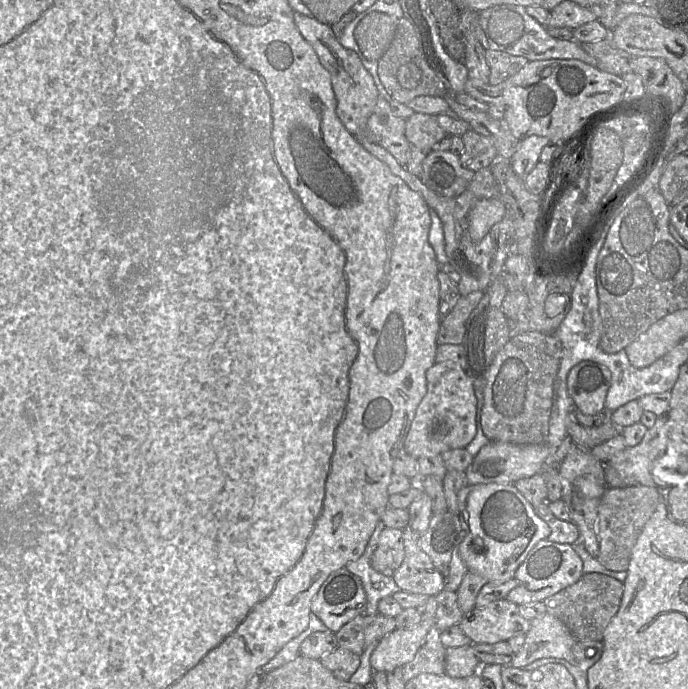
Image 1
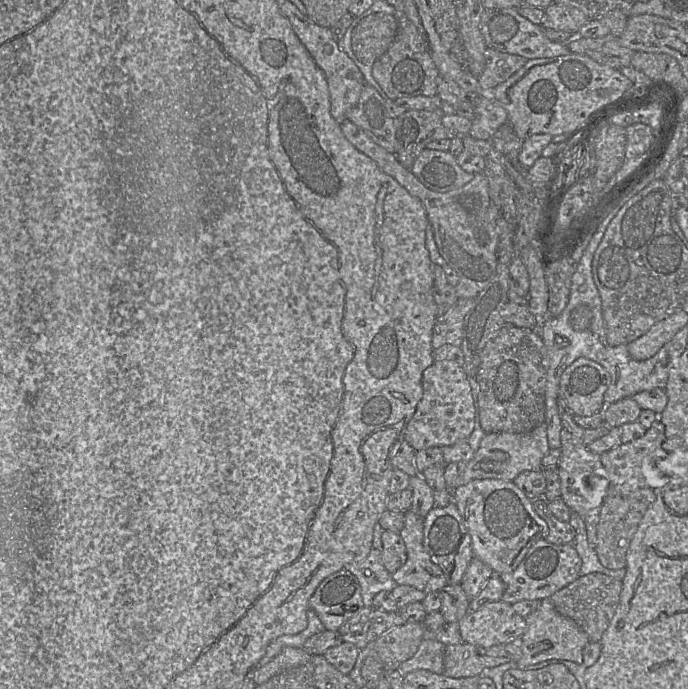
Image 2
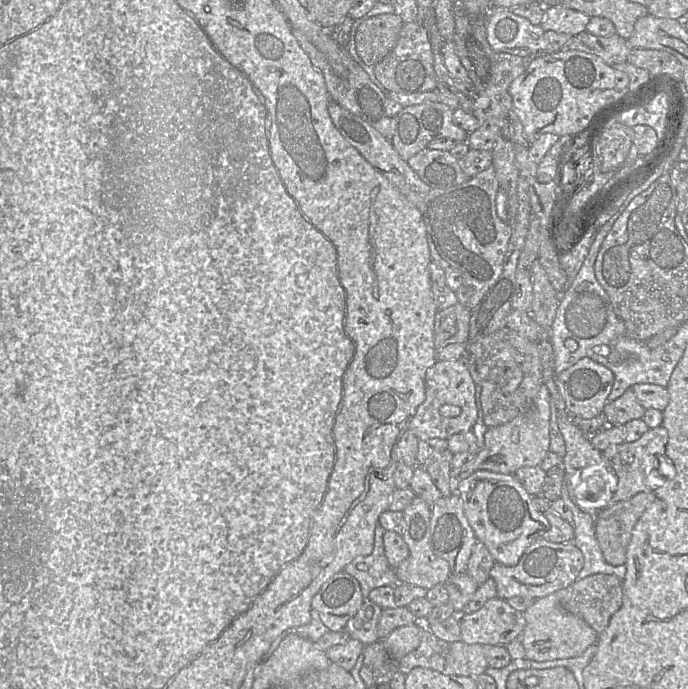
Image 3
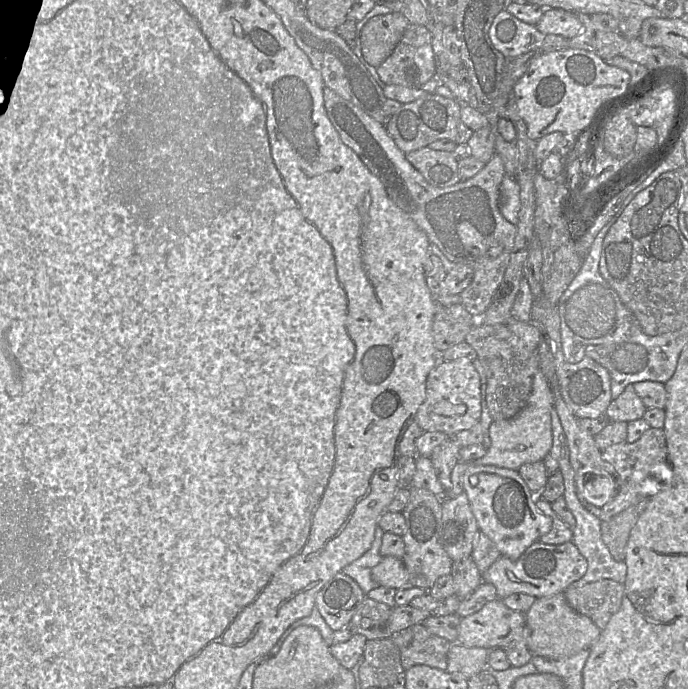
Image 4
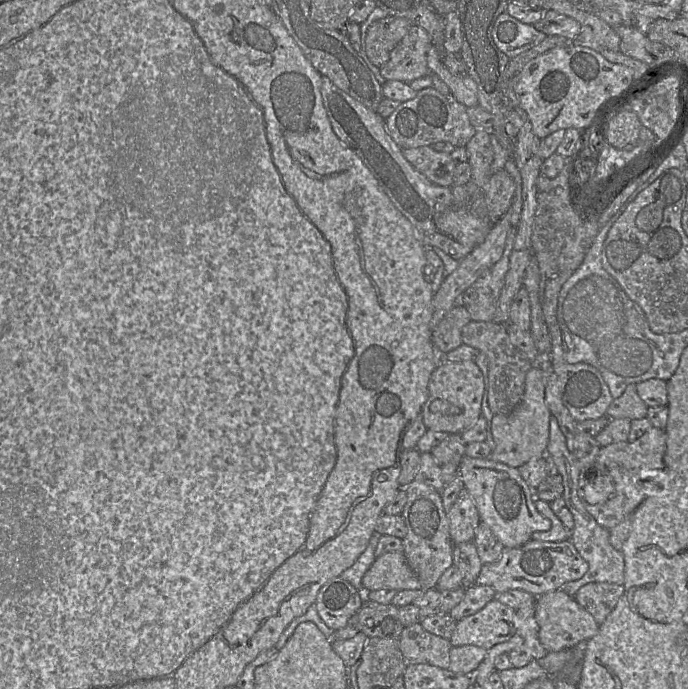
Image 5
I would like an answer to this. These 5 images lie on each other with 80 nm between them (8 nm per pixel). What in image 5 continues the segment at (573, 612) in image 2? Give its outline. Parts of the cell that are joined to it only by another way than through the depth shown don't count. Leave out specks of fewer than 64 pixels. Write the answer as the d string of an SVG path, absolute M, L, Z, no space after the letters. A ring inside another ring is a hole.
M590 582L582 586L573 598L601 625L615 608L623 592L623 585Z

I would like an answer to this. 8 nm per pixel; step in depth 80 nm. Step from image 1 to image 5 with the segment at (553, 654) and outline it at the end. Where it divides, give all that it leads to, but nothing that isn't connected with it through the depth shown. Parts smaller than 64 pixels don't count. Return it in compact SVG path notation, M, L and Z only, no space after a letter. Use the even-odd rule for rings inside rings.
M562 589L537 596L535 618L539 625L539 640L548 652L573 648L582 641L588 641L599 631L599 624L576 600Z

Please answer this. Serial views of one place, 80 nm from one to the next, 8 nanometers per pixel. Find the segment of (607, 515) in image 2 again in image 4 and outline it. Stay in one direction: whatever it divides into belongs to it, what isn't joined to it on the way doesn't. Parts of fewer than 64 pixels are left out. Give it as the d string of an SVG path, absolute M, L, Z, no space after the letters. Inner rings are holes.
M643 499L609 520L601 522L602 540L616 561L625 561L630 532L645 510L648 501L649 499Z

